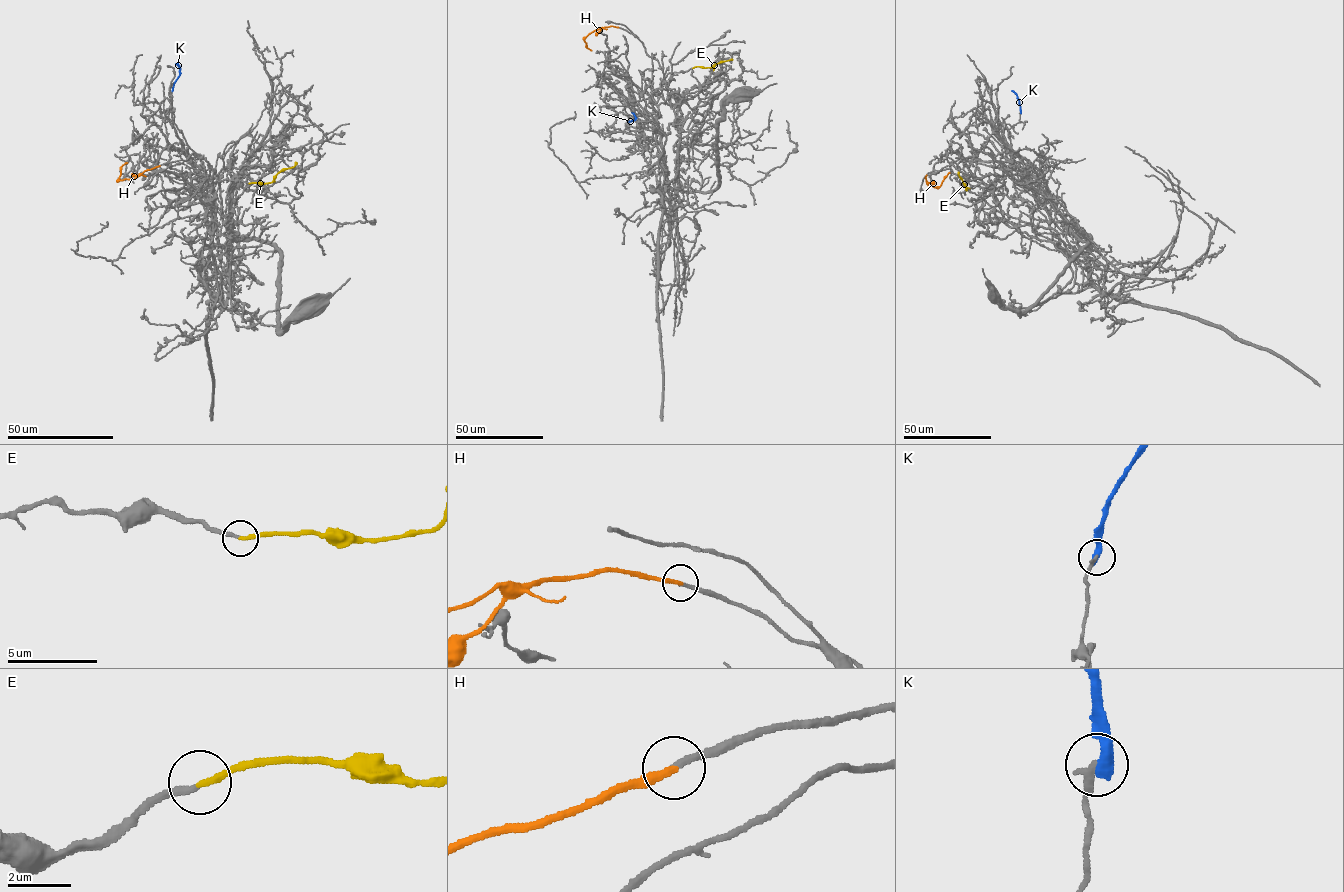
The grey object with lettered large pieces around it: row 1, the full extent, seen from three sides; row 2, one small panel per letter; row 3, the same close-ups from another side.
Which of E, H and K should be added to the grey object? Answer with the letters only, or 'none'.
E, H

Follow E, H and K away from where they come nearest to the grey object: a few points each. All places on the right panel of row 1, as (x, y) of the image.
E: (967, 189), (958, 172)
H: (926, 175), (929, 186), (937, 187), (949, 172)
K: (1020, 112), (1018, 98), (1011, 90)

